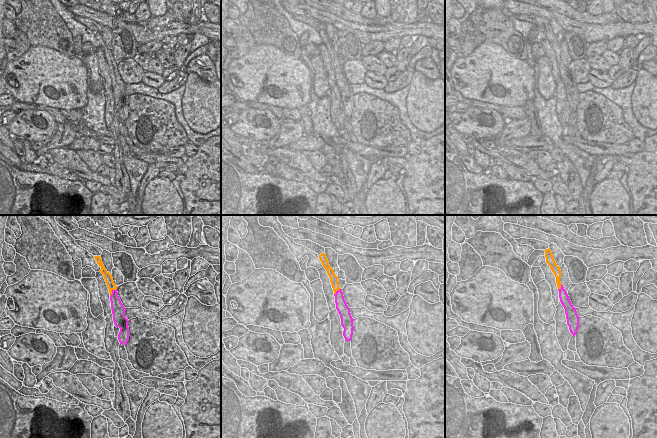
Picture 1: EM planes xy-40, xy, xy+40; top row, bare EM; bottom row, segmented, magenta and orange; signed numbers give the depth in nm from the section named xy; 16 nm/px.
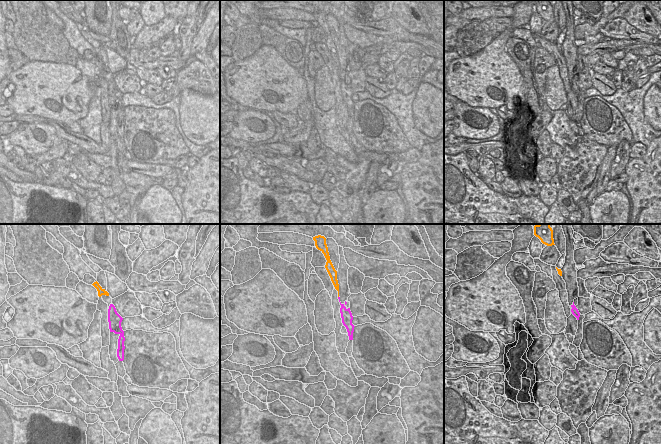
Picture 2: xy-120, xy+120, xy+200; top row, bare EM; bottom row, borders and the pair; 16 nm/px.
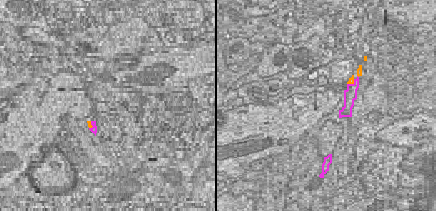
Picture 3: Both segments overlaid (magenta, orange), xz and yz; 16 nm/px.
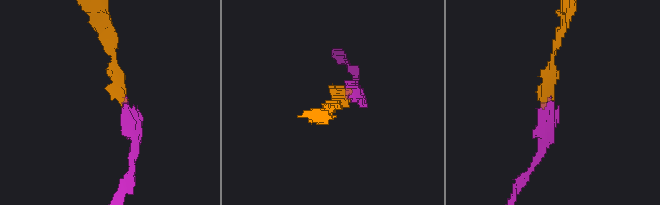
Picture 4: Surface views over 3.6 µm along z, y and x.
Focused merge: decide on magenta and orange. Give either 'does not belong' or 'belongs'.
does not belong

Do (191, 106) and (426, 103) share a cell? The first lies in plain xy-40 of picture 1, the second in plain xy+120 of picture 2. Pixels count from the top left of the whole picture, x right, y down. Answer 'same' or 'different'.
same

